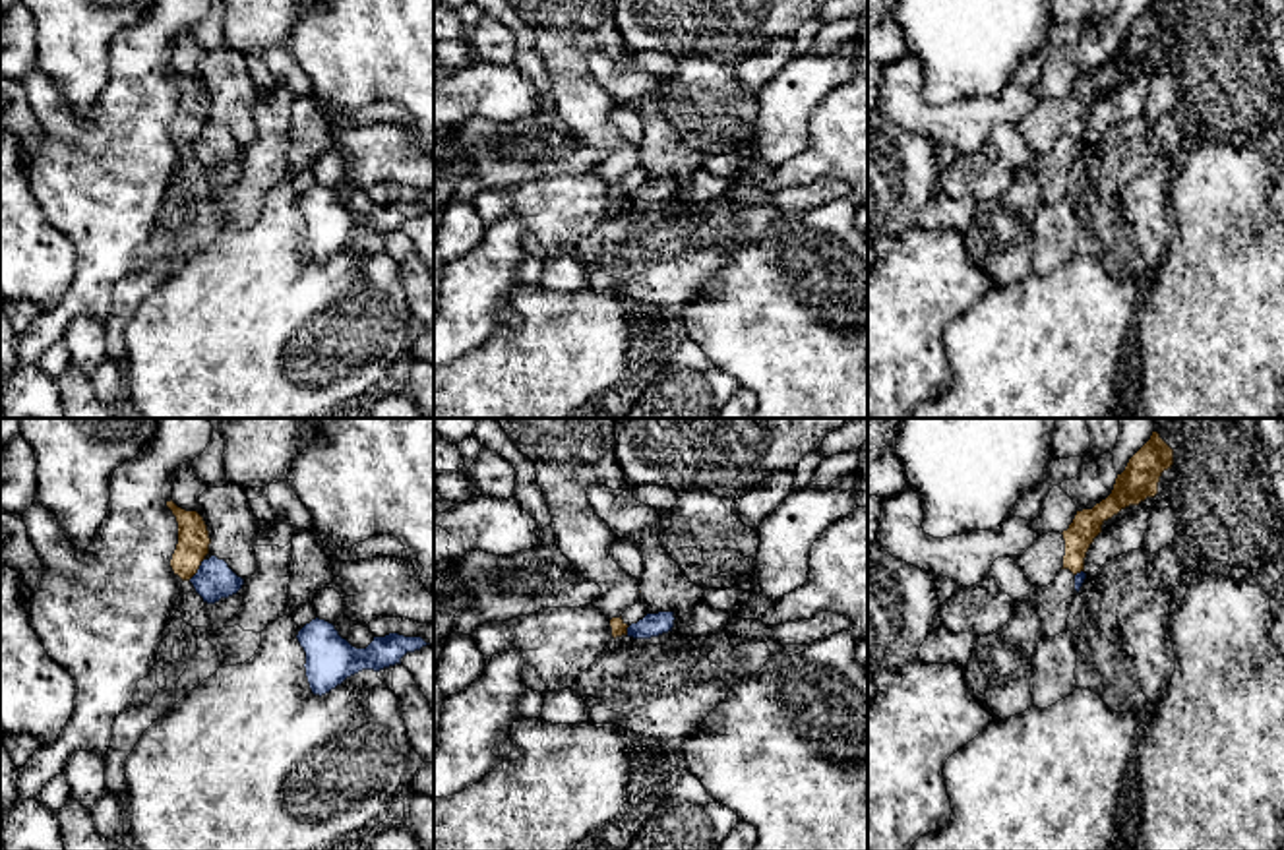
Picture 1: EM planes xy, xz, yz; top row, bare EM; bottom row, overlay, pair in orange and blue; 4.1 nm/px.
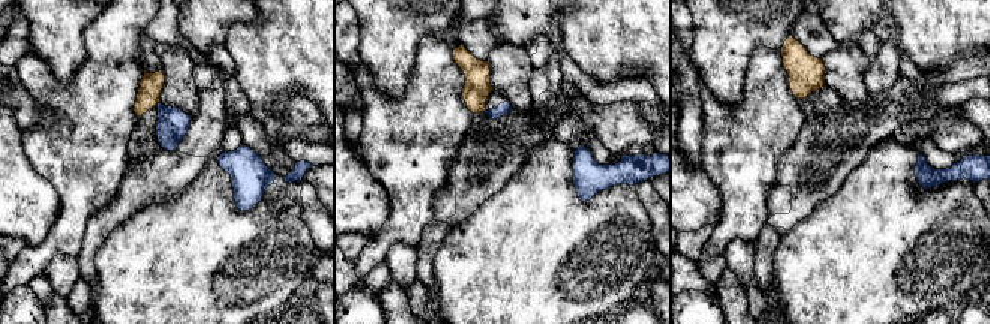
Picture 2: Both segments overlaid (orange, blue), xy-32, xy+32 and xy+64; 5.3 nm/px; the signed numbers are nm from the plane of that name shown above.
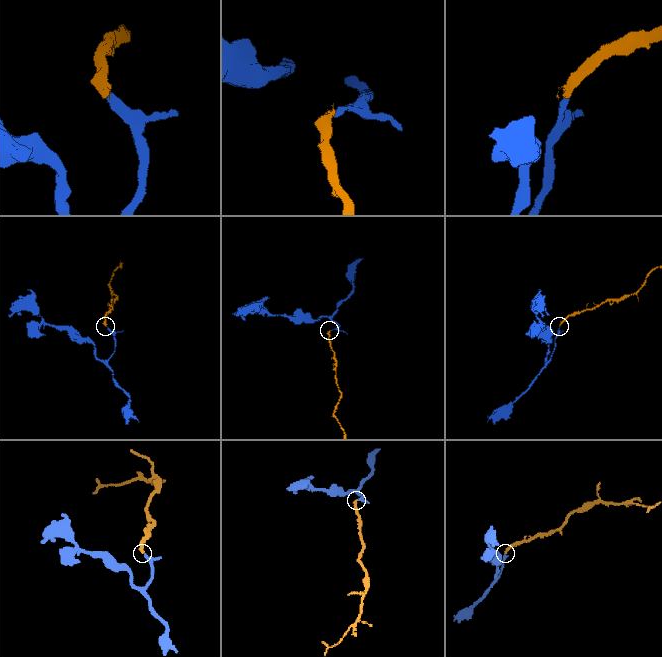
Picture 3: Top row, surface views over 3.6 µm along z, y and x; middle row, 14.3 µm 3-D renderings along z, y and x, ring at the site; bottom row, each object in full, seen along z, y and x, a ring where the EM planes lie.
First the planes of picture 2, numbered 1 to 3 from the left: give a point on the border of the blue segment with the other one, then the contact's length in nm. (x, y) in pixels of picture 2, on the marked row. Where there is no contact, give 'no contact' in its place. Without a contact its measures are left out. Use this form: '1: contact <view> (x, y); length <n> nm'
1: contact xy-32 (156, 104); length 40 nm
2: no contact
3: no contact

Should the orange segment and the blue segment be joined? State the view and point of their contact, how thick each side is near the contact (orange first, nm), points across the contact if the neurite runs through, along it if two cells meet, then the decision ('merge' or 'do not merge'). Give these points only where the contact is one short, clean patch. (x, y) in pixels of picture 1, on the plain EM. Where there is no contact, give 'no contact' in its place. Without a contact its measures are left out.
contact xy (198, 134); calibres 130 and 160 nm; way xy (194, 107), (198, 134), (215, 146); merge

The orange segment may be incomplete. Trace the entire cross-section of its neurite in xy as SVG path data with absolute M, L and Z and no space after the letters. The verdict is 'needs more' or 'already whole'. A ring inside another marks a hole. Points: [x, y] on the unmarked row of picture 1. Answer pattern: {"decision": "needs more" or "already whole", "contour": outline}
{"decision": "needs more", "contour": "M172 66L167 68L167 74L178 89L178 110L170 126L174 141L190 147L207 170L236 161L244 145L238 143L225 126L217 122L205 124L211 105L203 83L198 77L178 74Z"}

